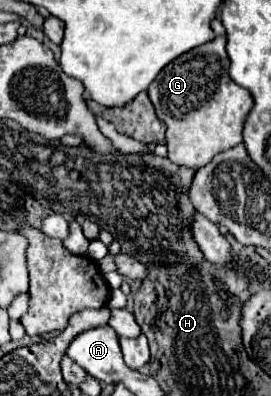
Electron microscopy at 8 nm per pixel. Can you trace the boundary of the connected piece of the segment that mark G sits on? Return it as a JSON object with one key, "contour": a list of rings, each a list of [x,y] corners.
{"contour":[[[217,36],[211,42],[185,52],[169,62],[149,86],[149,98],[155,112],[167,124],[167,158],[173,164],[201,168],[219,152],[243,142],[241,132],[245,118],[253,108],[253,98],[229,78],[225,44],[227,38]]]}

